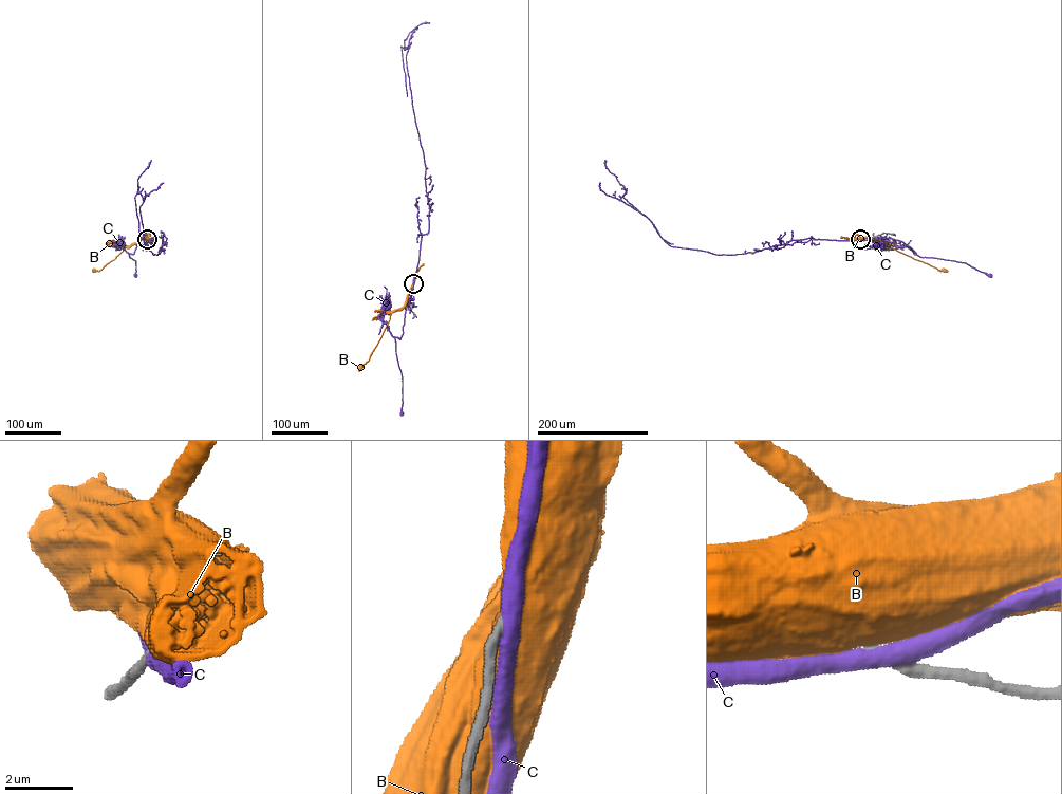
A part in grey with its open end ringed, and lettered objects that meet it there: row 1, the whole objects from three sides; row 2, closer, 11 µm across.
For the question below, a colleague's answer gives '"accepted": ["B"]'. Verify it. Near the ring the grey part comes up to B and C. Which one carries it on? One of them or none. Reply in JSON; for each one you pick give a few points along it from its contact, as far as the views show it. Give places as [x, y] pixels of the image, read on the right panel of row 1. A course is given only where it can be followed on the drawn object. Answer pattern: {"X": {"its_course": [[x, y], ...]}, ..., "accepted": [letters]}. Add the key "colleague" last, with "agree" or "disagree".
{"accepted": [], "colleague": "disagree"}

